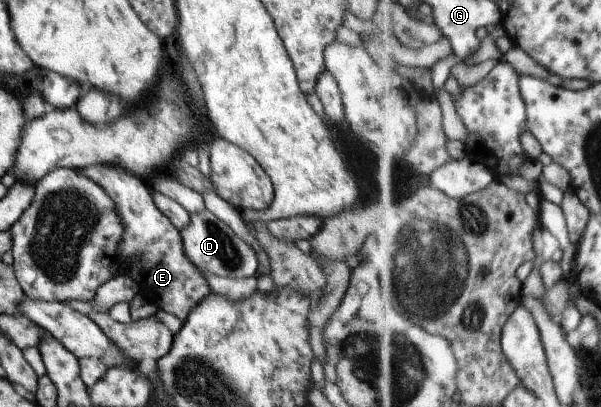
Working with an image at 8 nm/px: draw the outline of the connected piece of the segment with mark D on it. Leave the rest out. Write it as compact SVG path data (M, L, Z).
M208 209L190 214L188 226L179 230L184 254L190 262L206 272L228 278L248 278L255 276L258 258L254 249L224 222L218 219Z

